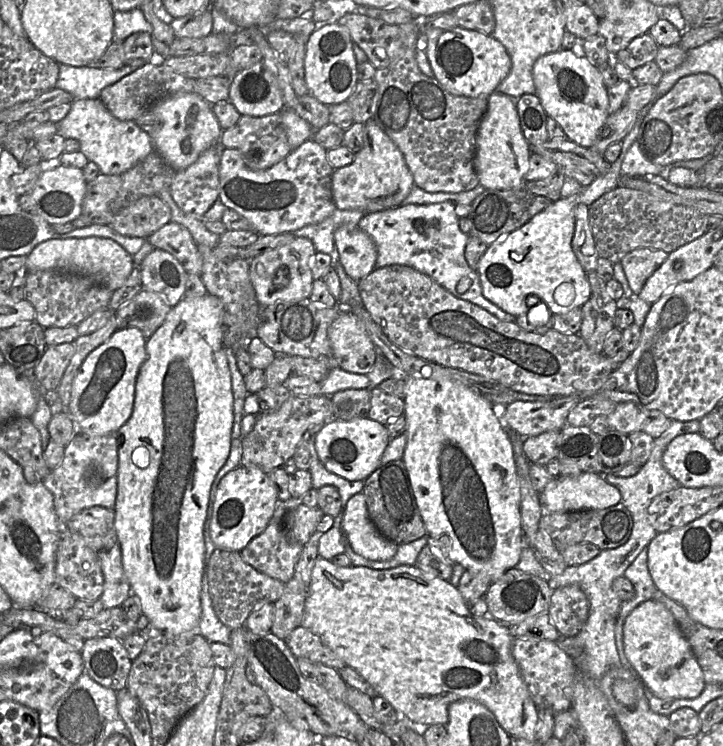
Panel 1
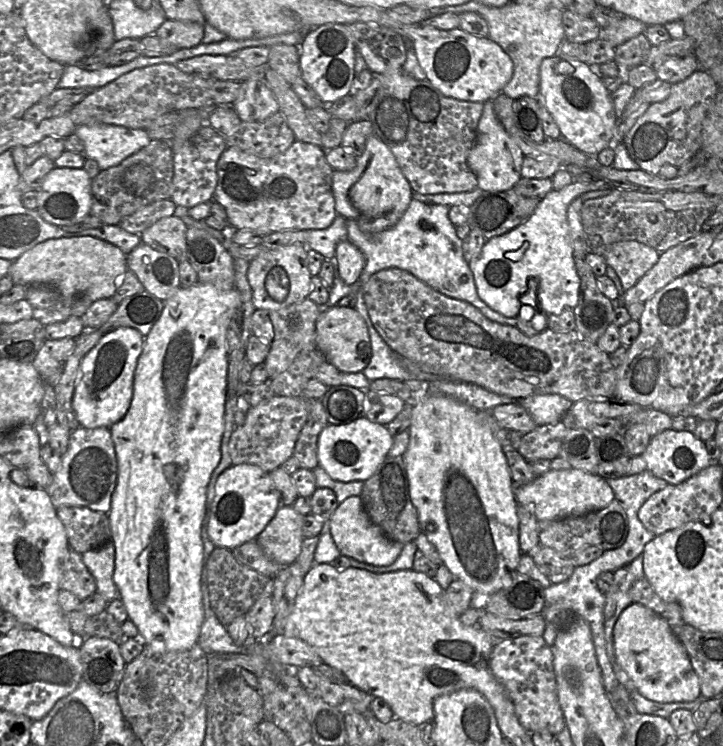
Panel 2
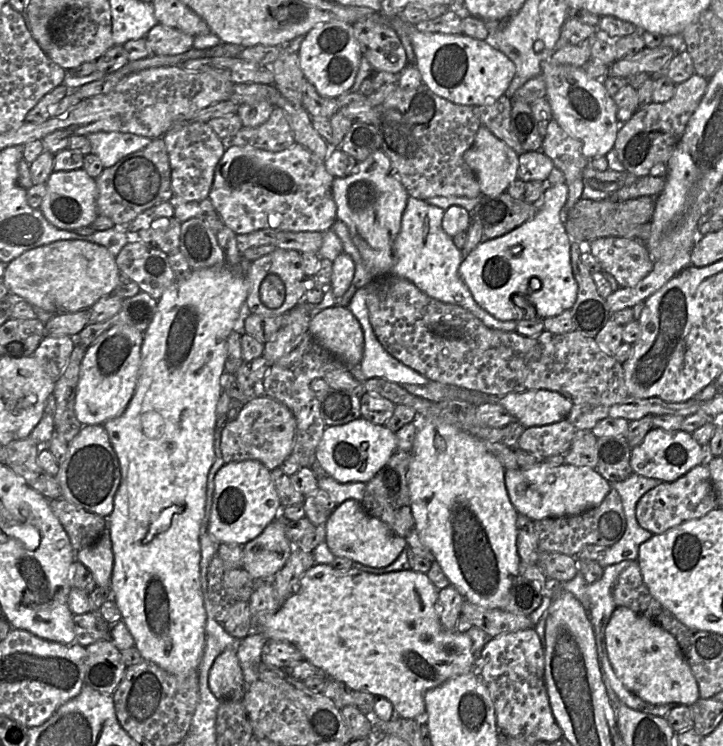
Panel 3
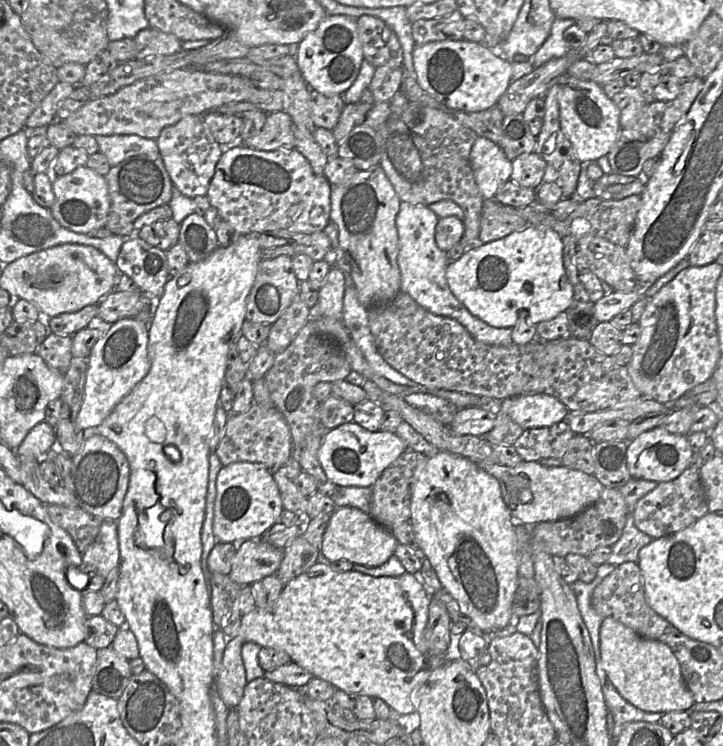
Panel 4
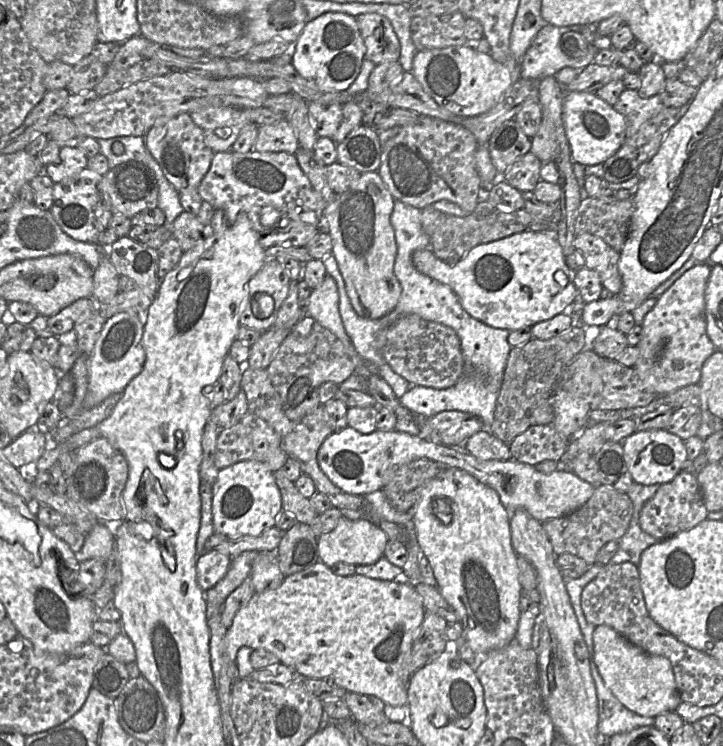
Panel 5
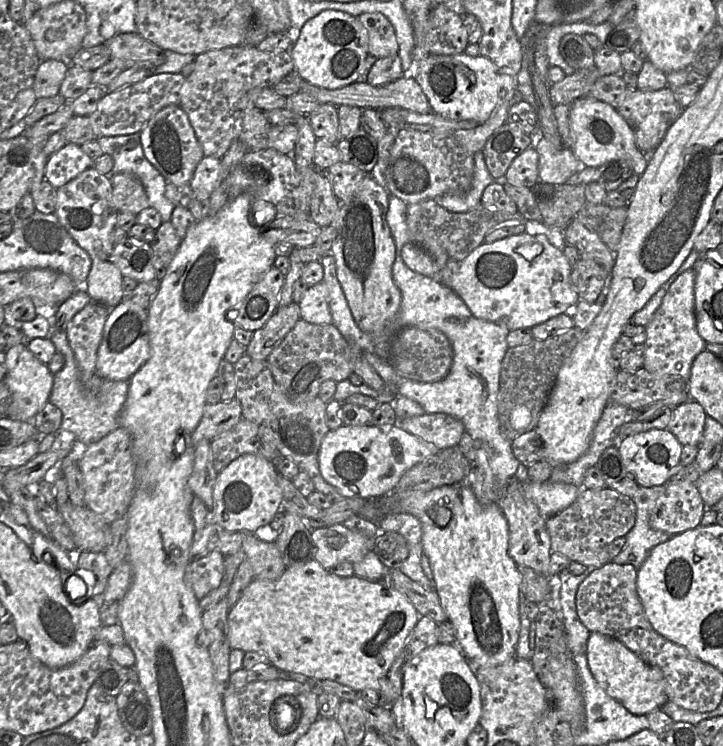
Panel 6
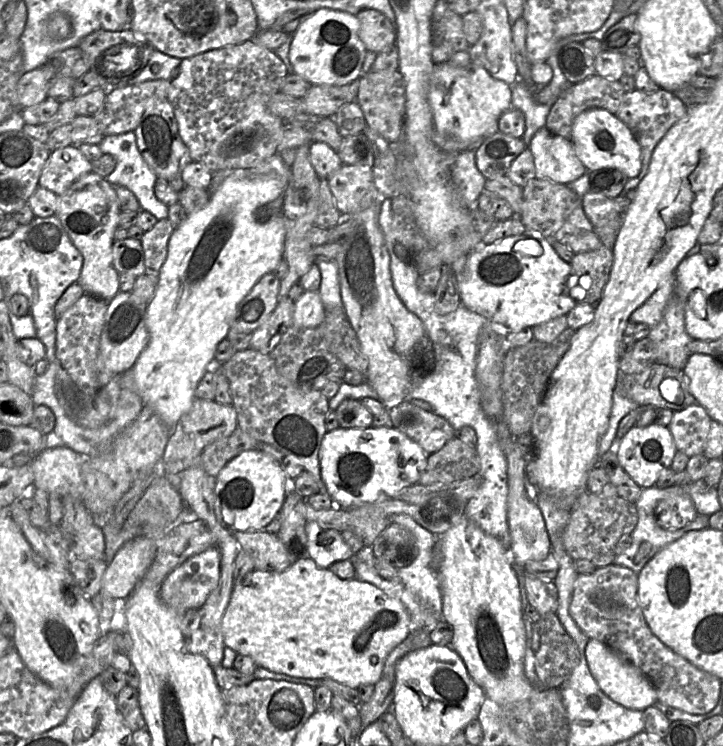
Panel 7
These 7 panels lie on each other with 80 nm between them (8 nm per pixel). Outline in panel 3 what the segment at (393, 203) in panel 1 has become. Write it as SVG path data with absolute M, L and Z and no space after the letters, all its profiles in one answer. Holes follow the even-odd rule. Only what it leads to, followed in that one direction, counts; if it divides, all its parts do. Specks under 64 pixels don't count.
M379 148L357 163L355 171L349 176L334 178L332 194L337 220L347 226L353 244L372 277L391 275L394 265L393 243L400 231L409 195L395 175L388 156Z

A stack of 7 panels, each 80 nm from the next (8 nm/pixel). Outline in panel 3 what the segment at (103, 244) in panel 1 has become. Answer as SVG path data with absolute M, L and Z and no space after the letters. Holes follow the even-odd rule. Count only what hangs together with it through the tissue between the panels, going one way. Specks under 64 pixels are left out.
M59 240L33 248L6 264L2 281L12 294L29 302L37 310L49 313L74 313L91 308L100 298L114 293L120 270L116 257L101 245L85 240Z

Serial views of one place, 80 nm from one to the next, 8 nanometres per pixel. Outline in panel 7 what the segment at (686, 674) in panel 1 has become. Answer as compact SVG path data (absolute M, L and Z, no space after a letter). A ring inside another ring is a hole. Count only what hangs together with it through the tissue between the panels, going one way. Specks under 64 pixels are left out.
M589 639L585 647L585 656L592 677L611 700L628 709L640 711L656 704L657 694L649 679L608 646L596 639Z

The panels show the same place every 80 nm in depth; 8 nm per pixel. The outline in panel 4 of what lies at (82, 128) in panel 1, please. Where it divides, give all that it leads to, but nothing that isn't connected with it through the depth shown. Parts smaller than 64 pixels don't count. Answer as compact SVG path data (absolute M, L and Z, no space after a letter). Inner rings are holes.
M97 135L94 137L99 145L99 152L107 157L111 167L126 160L126 156L132 157L137 152L142 154L158 152L156 140L138 135Z

